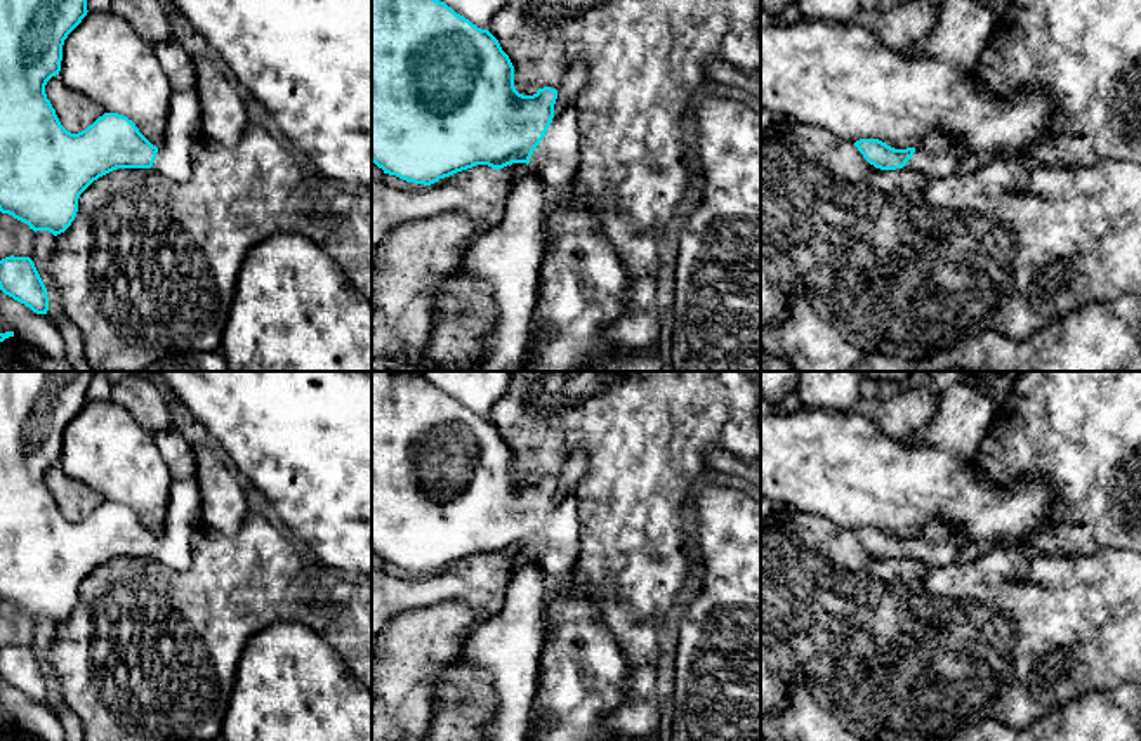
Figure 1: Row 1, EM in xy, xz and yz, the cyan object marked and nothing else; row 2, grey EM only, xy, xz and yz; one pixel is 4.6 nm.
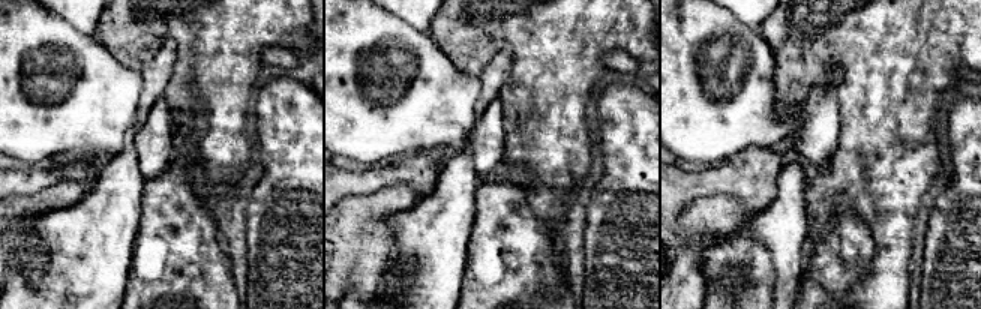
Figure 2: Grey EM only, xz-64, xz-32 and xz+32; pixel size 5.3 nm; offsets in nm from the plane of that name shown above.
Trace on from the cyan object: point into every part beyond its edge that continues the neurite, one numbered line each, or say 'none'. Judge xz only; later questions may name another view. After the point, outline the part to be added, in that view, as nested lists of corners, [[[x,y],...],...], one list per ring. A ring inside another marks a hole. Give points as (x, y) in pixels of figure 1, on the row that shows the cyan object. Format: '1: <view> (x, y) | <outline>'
1: xz (556, 160) | [[[570,104],[554,115],[528,167],[549,189],[568,189],[580,167],[580,141],[578,108]]]

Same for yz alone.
1: yz (936, 157) | [[[936,128],[922,137],[922,142],[915,148],[913,156],[903,168],[926,177],[946,177],[957,172],[962,160],[962,149],[952,142],[945,130]]]

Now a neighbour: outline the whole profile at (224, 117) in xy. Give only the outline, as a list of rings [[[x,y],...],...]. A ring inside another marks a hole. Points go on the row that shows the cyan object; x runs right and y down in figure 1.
[[[200,57],[195,59],[195,66],[203,137],[229,148],[240,141],[248,125],[241,87],[222,62]]]

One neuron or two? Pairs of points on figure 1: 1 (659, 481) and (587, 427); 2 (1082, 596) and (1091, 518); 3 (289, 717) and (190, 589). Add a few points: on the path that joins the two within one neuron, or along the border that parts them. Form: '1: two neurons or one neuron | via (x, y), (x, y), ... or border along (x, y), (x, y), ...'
1: one neuron | via (641, 464), (605, 427)
2: two neurons | border along (1122, 549), (1101, 549), (1088, 556), (1048, 554)
3: two neurons | border along (268, 625), (247, 642), (238, 662), (231, 696)

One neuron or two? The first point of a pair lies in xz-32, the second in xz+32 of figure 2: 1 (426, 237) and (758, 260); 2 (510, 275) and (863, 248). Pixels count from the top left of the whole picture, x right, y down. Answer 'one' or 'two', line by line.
1: two
2: one

